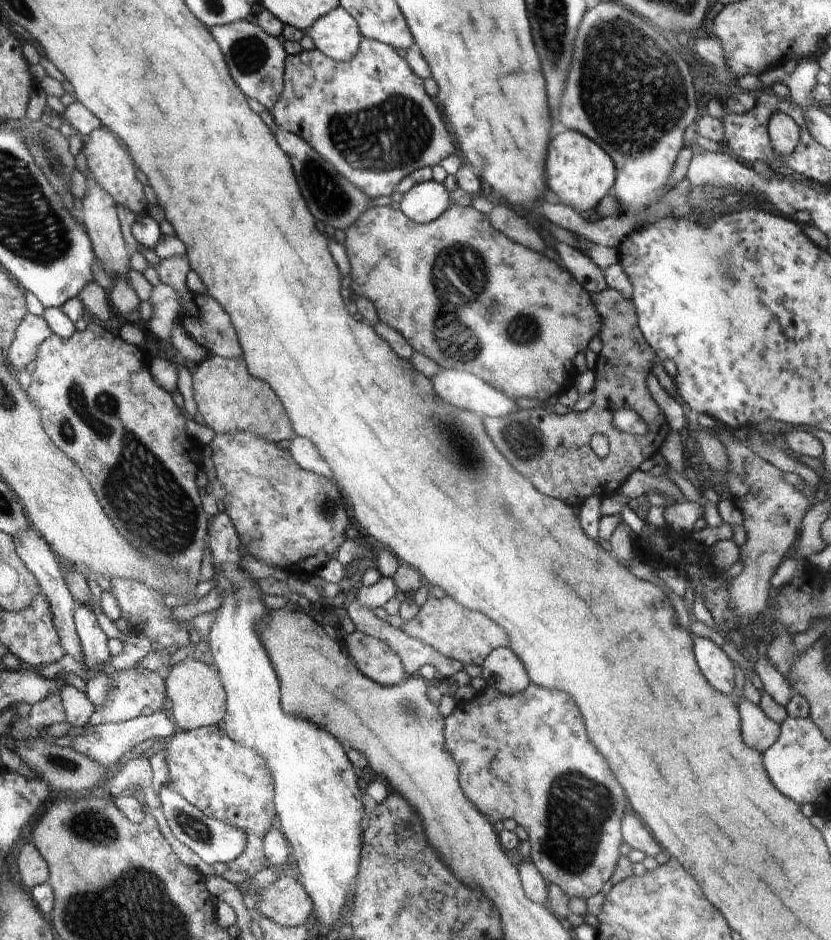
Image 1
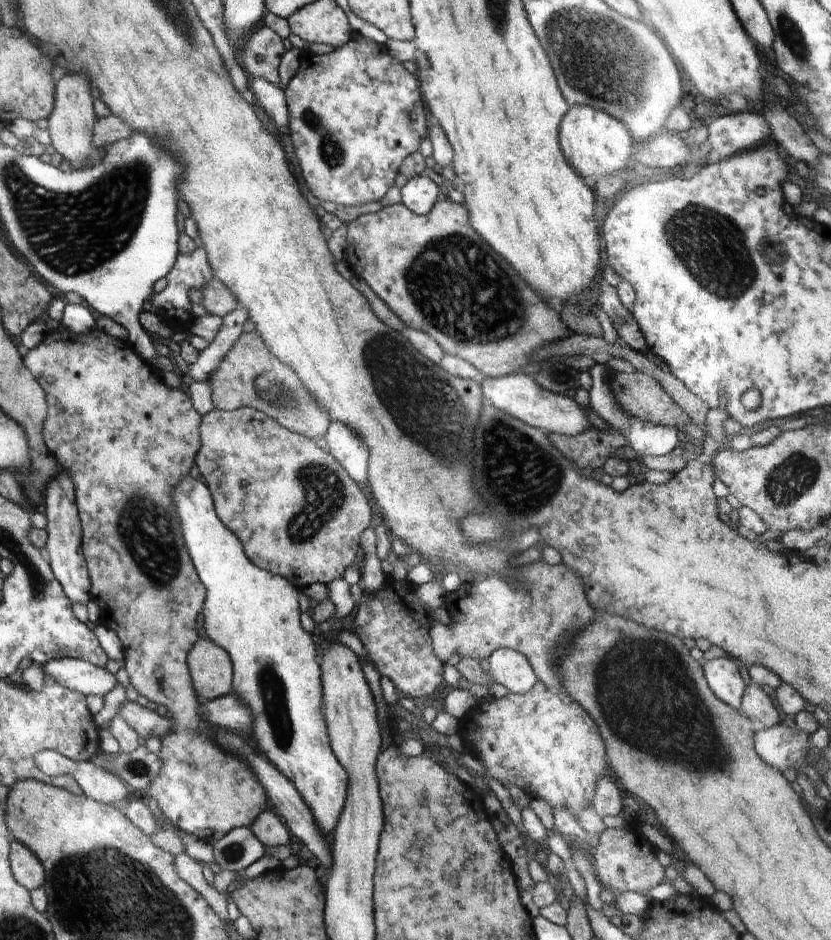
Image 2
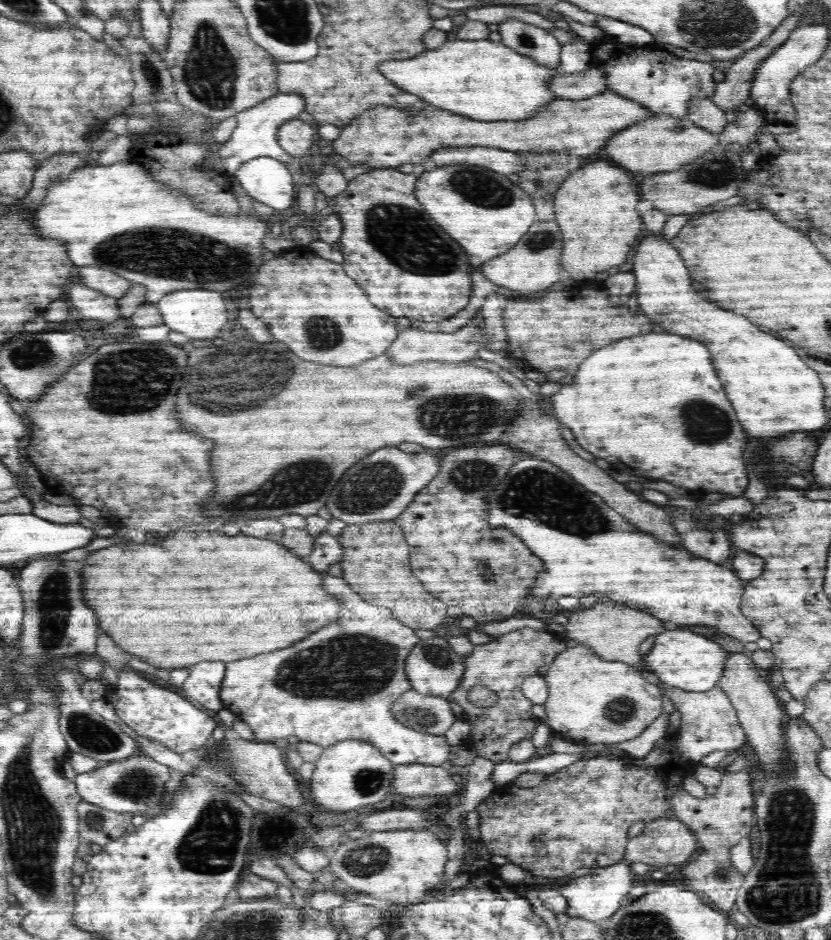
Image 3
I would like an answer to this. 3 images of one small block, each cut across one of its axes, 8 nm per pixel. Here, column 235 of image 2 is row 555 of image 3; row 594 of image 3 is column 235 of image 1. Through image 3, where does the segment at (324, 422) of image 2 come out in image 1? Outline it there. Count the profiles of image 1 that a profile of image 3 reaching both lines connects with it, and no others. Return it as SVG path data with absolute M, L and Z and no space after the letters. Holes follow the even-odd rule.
M243 356L239 359L209 357L198 364L193 374L193 398L198 408L199 420L215 433L230 434L248 431L268 442L292 440L294 430L282 408L282 402L272 394L268 386L262 386L246 372Z

